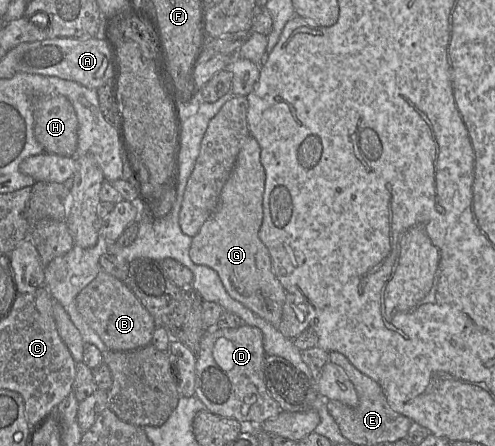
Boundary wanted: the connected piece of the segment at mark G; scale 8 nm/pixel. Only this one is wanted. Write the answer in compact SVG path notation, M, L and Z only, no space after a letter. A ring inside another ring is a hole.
M249 136L222 188L216 209L192 237L189 256L195 264L215 270L234 300L277 328L282 318L286 290L277 279L268 249L258 236L263 220L265 187L260 151L256 139Z

